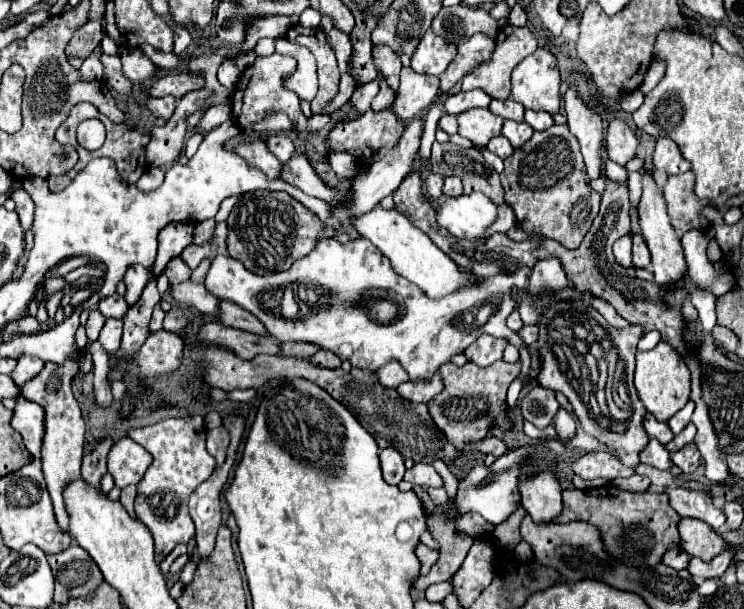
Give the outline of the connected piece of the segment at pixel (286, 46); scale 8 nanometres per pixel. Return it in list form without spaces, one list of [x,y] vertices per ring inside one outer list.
[[[286,37],[276,39],[276,51],[282,55],[292,55],[296,59],[296,71],[284,81],[284,87],[294,91],[298,97],[312,101],[318,91],[318,75],[316,75],[316,61],[314,55],[300,45],[290,43]]]

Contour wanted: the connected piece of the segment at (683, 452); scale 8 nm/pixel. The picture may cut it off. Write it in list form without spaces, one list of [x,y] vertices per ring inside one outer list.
[[[694,443],[682,447],[680,451],[672,453],[672,461],[684,471],[684,473],[692,473],[700,467],[700,459],[702,455],[698,453],[698,447],[694,447]]]

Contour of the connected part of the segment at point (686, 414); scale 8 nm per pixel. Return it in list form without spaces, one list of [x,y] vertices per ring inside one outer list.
[[[688,401],[688,403],[686,403],[686,407],[684,407],[684,409],[680,409],[680,411],[678,411],[670,421],[668,421],[670,429],[672,429],[674,433],[680,433],[680,431],[690,423],[692,413],[694,413],[694,401]]]

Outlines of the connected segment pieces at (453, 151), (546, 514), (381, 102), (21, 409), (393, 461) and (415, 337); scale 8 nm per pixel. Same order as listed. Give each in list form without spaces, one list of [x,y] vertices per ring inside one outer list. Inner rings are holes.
[[[434,141],[430,169],[442,177],[458,175],[464,183],[466,195],[480,191],[488,195],[496,205],[504,205],[504,189],[500,177],[496,169],[484,161],[482,153],[476,147],[462,149],[454,143]]]
[[[544,471],[538,473],[534,477],[528,479],[528,483],[520,483],[520,495],[522,495],[522,507],[528,511],[528,515],[532,517],[534,523],[550,523],[554,521],[560,511],[562,511],[562,489],[558,479],[554,477],[552,471]]]
[[[382,83],[382,85],[380,85],[380,93],[378,93],[376,99],[372,101],[372,109],[374,109],[374,111],[382,111],[382,109],[386,109],[392,101],[394,101],[394,91],[392,91],[386,83]]]
[[[22,395],[18,397],[12,425],[22,435],[26,449],[32,453],[34,459],[42,457],[42,437],[44,437],[44,409],[38,403],[26,401]]]
[[[382,449],[380,451],[380,467],[382,467],[382,473],[384,473],[384,479],[390,483],[390,485],[398,485],[404,477],[404,457],[396,451],[396,449]]]
[[[330,237],[330,239],[320,239],[318,245],[306,257],[294,261],[294,265],[288,271],[272,273],[268,277],[248,271],[240,261],[232,257],[218,255],[212,261],[212,267],[206,275],[204,285],[216,297],[232,301],[244,307],[246,311],[254,313],[266,325],[268,333],[274,335],[278,341],[314,343],[320,349],[328,349],[336,353],[342,361],[348,359],[356,369],[374,371],[396,359],[402,365],[402,369],[406,369],[406,373],[410,375],[410,381],[430,381],[438,373],[440,365],[448,363],[452,355],[462,353],[482,333],[488,333],[494,337],[506,337],[518,349],[524,347],[524,341],[514,331],[510,331],[504,325],[504,321],[514,311],[512,287],[518,285],[518,289],[522,289],[522,285],[528,283],[528,273],[530,269],[520,269],[518,273],[512,273],[512,275],[496,275],[490,279],[486,277],[486,279],[480,279],[478,285],[470,289],[460,289],[450,297],[428,299],[416,285],[410,285],[410,281],[396,275],[390,261],[366,237],[360,237],[350,243],[340,243],[338,239]],[[378,293],[382,299],[388,297],[400,305],[398,319],[378,321],[376,315],[370,313],[370,295],[376,297]]]

